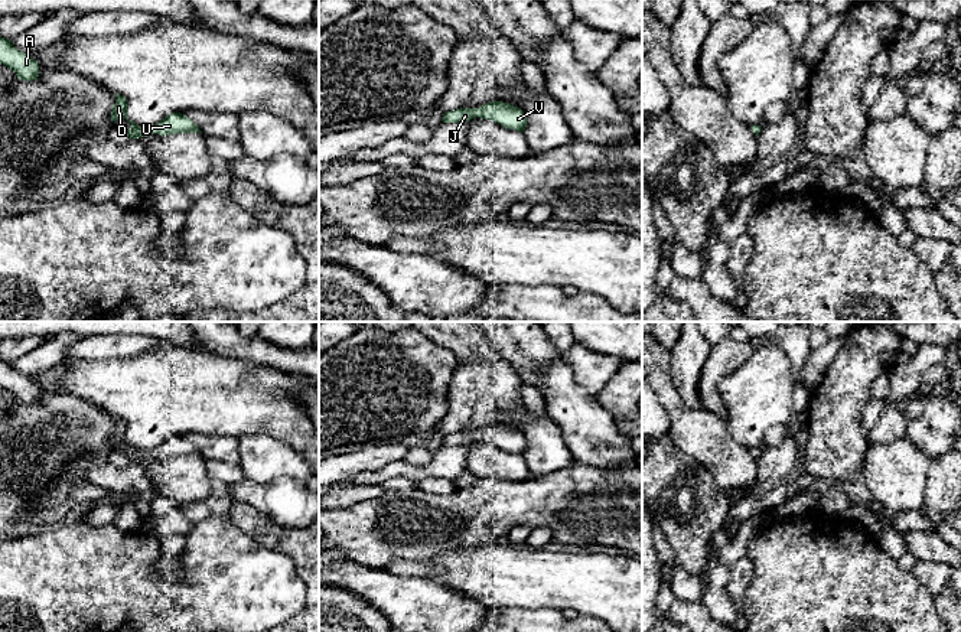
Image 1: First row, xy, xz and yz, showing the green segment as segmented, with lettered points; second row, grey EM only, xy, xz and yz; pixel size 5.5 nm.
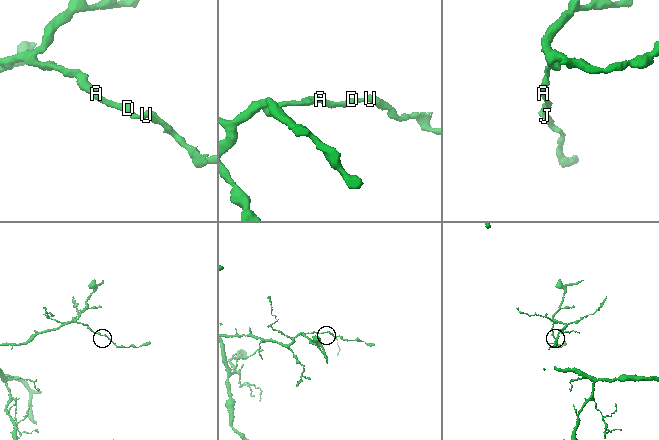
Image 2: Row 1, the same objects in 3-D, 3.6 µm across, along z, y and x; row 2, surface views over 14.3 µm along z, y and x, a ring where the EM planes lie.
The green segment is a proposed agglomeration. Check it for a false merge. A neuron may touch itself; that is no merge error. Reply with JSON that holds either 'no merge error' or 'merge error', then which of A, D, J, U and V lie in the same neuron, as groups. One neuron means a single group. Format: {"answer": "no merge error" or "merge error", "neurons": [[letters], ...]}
{"answer": "no merge error", "neurons": [["A", "D", "J", "U", "V"]]}

